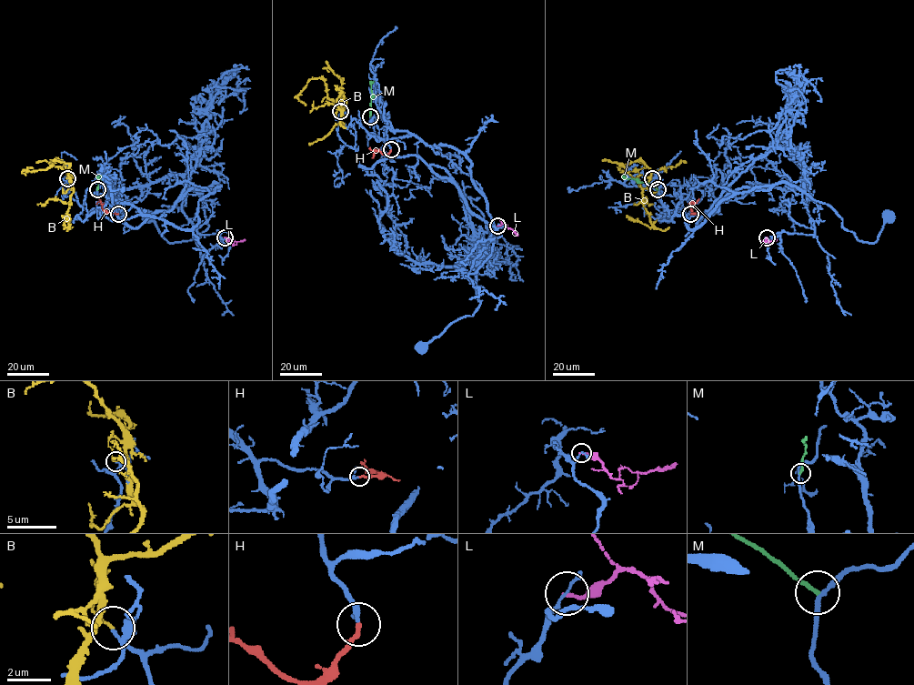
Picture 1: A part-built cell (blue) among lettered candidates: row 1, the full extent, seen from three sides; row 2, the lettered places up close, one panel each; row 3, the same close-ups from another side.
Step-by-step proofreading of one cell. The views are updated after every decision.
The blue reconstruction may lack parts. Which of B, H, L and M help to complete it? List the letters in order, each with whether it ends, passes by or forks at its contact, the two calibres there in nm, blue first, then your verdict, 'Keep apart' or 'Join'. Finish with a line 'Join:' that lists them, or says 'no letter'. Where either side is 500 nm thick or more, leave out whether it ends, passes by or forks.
B: It ends there. Thickness 100 nm (blue) against 90 nm. Keep apart
H: It ends there. Thickness 180 nm (blue) against 200 nm. Join
L: It ends there. Thickness 90 nm (blue) against 160 nm. Keep apart
M: It ends there. Thickness 180 nm (blue) against 180 nm. Keep apart
Join: H

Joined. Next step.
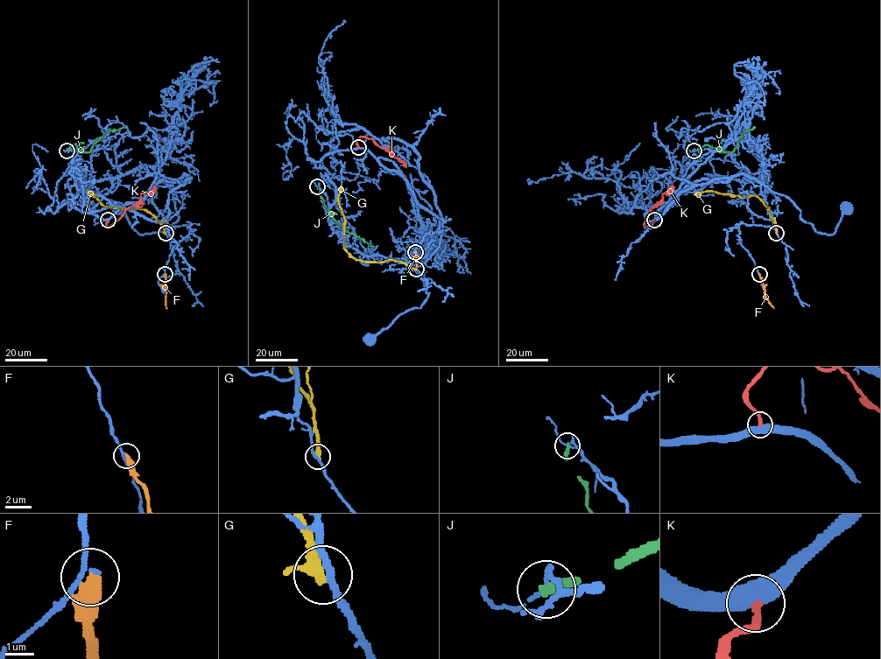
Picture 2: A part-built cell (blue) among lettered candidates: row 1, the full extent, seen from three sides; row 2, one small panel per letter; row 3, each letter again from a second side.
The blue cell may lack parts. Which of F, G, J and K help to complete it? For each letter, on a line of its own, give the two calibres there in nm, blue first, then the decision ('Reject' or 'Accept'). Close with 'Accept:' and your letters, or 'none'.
F: Thickness 130 nm (blue) against 500 nm. Reject
G: Thickness 220 nm (blue) against 320 nm. Reject
J: Thickness 110 nm (blue) against 260 nm. Reject
K: Thickness 550 nm (blue) against 240 nm. Accept
Accept: K

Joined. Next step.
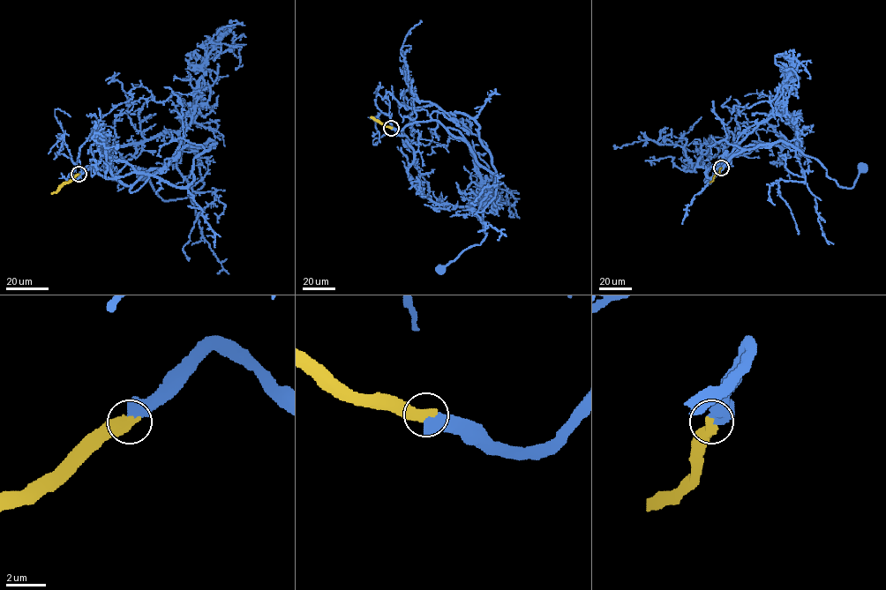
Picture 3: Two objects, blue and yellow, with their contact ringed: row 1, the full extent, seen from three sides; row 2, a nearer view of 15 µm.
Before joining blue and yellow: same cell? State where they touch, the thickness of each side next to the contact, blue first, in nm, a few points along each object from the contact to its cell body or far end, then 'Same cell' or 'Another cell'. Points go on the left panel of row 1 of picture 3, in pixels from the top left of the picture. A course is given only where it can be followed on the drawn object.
Place: (78, 174). Thickness 600 nm (blue) against 600 nm. Course of blue: (79, 174), (133, 185), (213, 143), (194, 151), (194, 196), (164, 200), (145, 176). Course of yellow: (79, 174), (51, 193). Same cell

